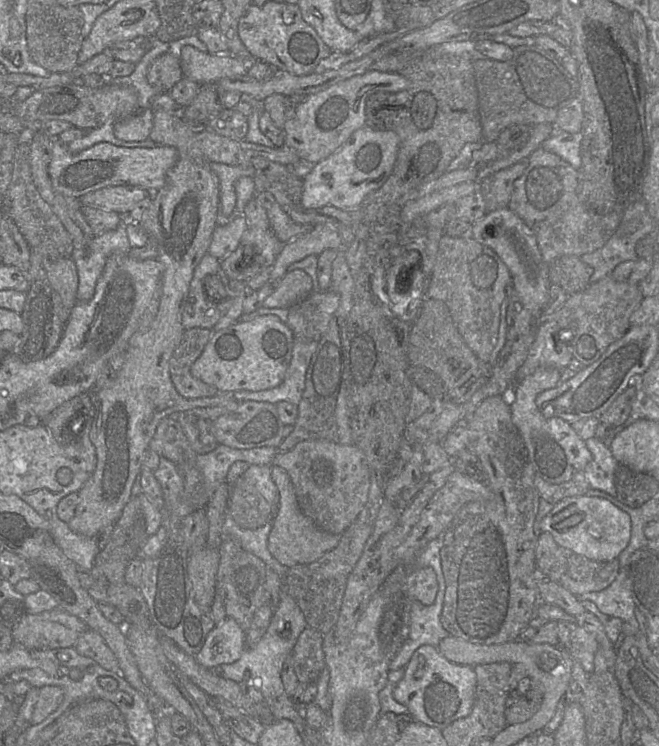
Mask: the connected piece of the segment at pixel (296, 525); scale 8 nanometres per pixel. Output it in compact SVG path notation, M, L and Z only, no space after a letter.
M272 466L271 477L279 493L278 510L267 543L268 550L273 557L282 565L290 568L295 565L314 562L326 552L334 549L340 542L340 535L319 529L303 513L287 472L281 467Z

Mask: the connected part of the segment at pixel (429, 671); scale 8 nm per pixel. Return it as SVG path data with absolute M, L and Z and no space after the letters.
M437 646L420 647L405 667L405 675L394 690L394 698L405 705L417 720L439 729L465 718L472 712L477 675L474 667L445 656Z

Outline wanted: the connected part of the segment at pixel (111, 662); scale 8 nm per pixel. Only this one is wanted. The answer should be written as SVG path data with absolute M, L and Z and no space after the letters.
M88 628L79 636L74 647L79 654L93 659L104 669L120 673L115 654L98 632Z

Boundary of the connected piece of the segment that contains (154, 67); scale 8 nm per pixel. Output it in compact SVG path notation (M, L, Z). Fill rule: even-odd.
M165 53L156 58L148 68L148 83L159 93L170 90L184 78L180 57L175 53Z

